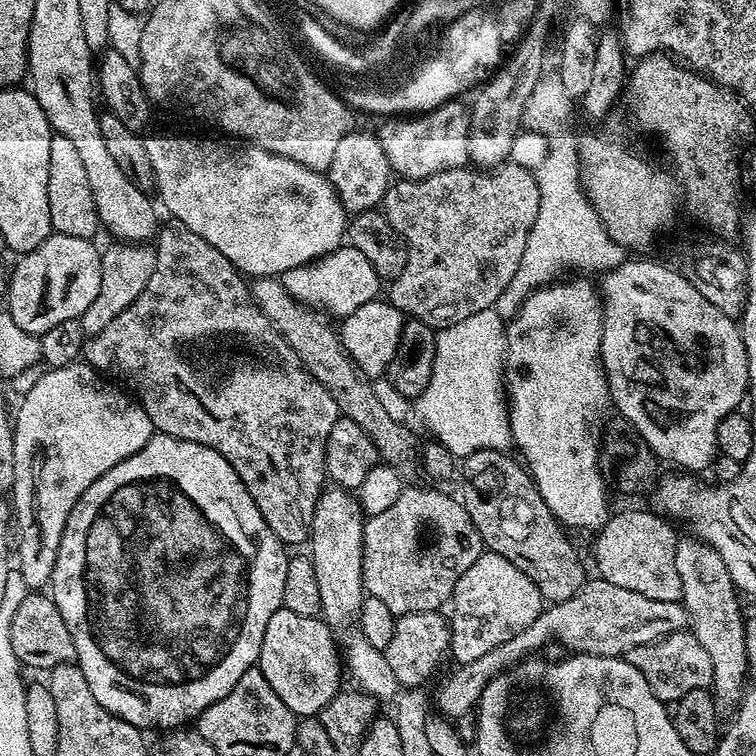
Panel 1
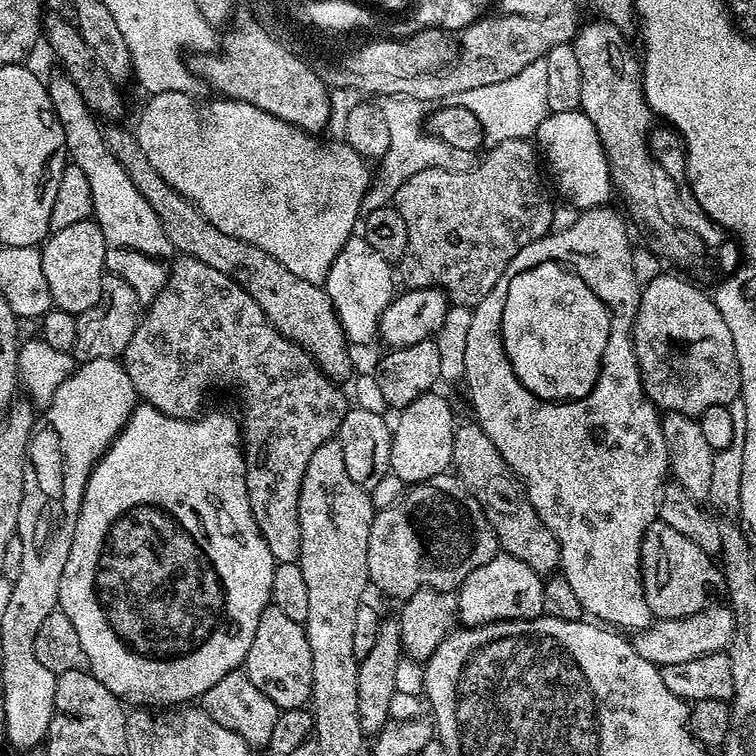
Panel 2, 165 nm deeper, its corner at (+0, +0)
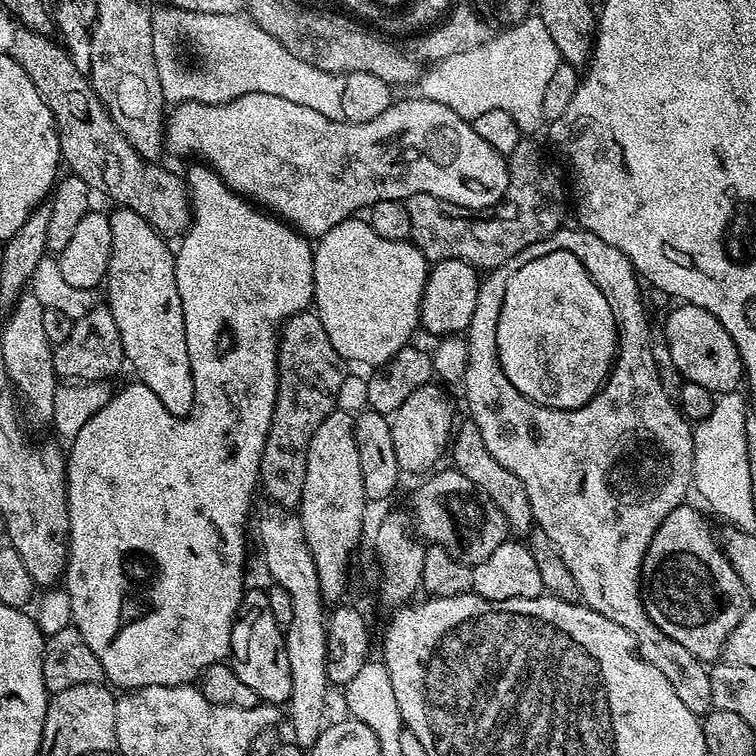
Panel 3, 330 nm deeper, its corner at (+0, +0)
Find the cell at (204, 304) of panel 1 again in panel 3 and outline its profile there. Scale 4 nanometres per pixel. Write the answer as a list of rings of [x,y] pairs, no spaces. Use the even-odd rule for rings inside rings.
[[[315,311],[297,312],[283,321],[276,349],[276,405],[258,481],[271,503],[289,510],[299,509],[310,438],[314,438],[314,430],[326,422],[328,415],[337,411],[336,399],[345,375],[345,361],[341,360],[338,350],[330,346],[330,338]]]

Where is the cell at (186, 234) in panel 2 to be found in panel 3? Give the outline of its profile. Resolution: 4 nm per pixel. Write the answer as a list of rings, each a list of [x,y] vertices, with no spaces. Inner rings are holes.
[[[20,28],[13,34],[12,41],[6,45],[6,51],[14,58],[14,62],[18,62],[18,66],[22,66],[22,70],[26,70],[30,82],[34,82],[38,94],[42,94],[56,123],[56,133],[60,139],[60,155],[66,168],[68,164],[67,171],[71,175],[82,178],[82,182],[86,182],[88,187],[97,193],[105,192],[110,199],[116,200],[112,202],[117,205],[134,210],[142,218],[146,218],[148,225],[161,236],[165,238],[183,237],[192,222],[192,201],[188,194],[185,177],[175,176],[170,169],[163,168],[163,163],[146,162],[138,154],[138,150],[134,150],[134,146],[126,142],[118,126],[114,126],[106,106],[96,97],[96,91],[92,89],[85,73],[80,72],[74,66],[74,62],[70,62],[64,45],[53,39],[51,35]]]

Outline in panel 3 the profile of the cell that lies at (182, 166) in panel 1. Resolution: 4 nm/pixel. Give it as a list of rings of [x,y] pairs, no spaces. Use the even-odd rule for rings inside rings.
[[[248,93],[245,96],[234,98],[233,101],[222,105],[211,105],[210,103],[200,103],[197,100],[186,100],[181,104],[175,105],[165,121],[165,147],[170,153],[178,156],[196,156],[192,158],[200,159],[207,164],[217,176],[224,179],[224,185],[232,192],[237,192],[245,200],[255,202],[261,209],[279,216],[285,223],[291,224],[300,234],[306,238],[316,240],[324,236],[333,229],[334,226],[344,223],[351,219],[358,209],[367,208],[377,204],[379,200],[403,200],[414,194],[434,194],[434,198],[442,198],[446,202],[454,202],[463,208],[475,208],[483,210],[492,208],[500,203],[508,191],[508,177],[510,175],[510,164],[505,157],[490,146],[490,142],[485,142],[483,138],[478,138],[474,134],[471,123],[459,112],[450,110],[450,106],[442,106],[440,102],[415,98],[416,100],[397,99],[374,122],[358,122],[349,124],[344,120],[335,120],[328,118],[323,114],[318,114],[315,110],[310,110],[307,106],[300,106],[297,103],[290,102],[289,99],[278,98],[277,95]]]

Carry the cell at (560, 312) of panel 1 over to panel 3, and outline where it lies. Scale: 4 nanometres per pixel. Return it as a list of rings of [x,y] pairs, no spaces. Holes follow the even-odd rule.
[[[561,227],[559,233],[548,236],[542,242],[534,242],[522,250],[510,262],[500,268],[491,269],[483,277],[478,294],[478,306],[474,306],[474,318],[466,333],[468,344],[468,365],[462,379],[464,400],[468,403],[467,415],[482,430],[490,454],[526,486],[526,498],[530,498],[532,519],[535,527],[541,528],[558,546],[562,562],[570,566],[574,582],[578,582],[580,599],[588,608],[593,608],[602,618],[618,622],[622,630],[632,635],[632,642],[641,658],[650,662],[666,677],[666,682],[674,686],[674,694],[698,717],[705,717],[712,711],[710,698],[710,674],[705,661],[700,660],[682,642],[674,642],[646,614],[644,600],[640,597],[640,571],[644,565],[644,555],[658,530],[662,518],[670,514],[679,504],[689,499],[692,482],[692,433],[693,425],[680,413],[677,401],[668,397],[658,382],[658,370],[654,366],[652,342],[654,333],[648,329],[648,316],[644,313],[646,300],[642,295],[642,284],[632,263],[614,246],[602,242],[602,238],[587,230],[575,227]],[[559,254],[575,258],[586,270],[592,285],[598,286],[599,293],[613,311],[616,323],[615,335],[618,347],[611,371],[596,395],[578,409],[554,409],[543,405],[533,395],[527,395],[517,387],[516,381],[508,375],[505,352],[506,305],[508,284],[516,280],[516,272],[524,272],[528,264],[536,260],[555,261]]]

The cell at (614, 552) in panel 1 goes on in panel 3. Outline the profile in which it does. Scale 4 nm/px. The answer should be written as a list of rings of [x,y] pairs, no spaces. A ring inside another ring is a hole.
[[[688,502],[679,504],[674,510],[670,510],[670,514],[666,514],[666,518],[662,518],[662,526],[658,526],[658,530],[654,534],[654,538],[644,555],[644,565],[640,571],[640,597],[644,600],[646,614],[650,614],[654,626],[658,626],[658,630],[662,630],[662,634],[674,638],[674,642],[682,642],[682,646],[686,646],[686,650],[690,650],[690,654],[694,654],[700,660],[716,662],[721,659],[724,643],[730,634],[730,630],[734,630],[734,626],[738,626],[742,614],[748,611],[750,605],[748,603],[748,595],[746,594],[746,586],[742,586],[742,578],[738,578],[738,574],[734,574],[734,566],[730,566],[724,549],[720,547],[717,533],[714,531],[714,528],[712,532],[707,518],[698,509],[691,508],[690,505],[691,503]]]

